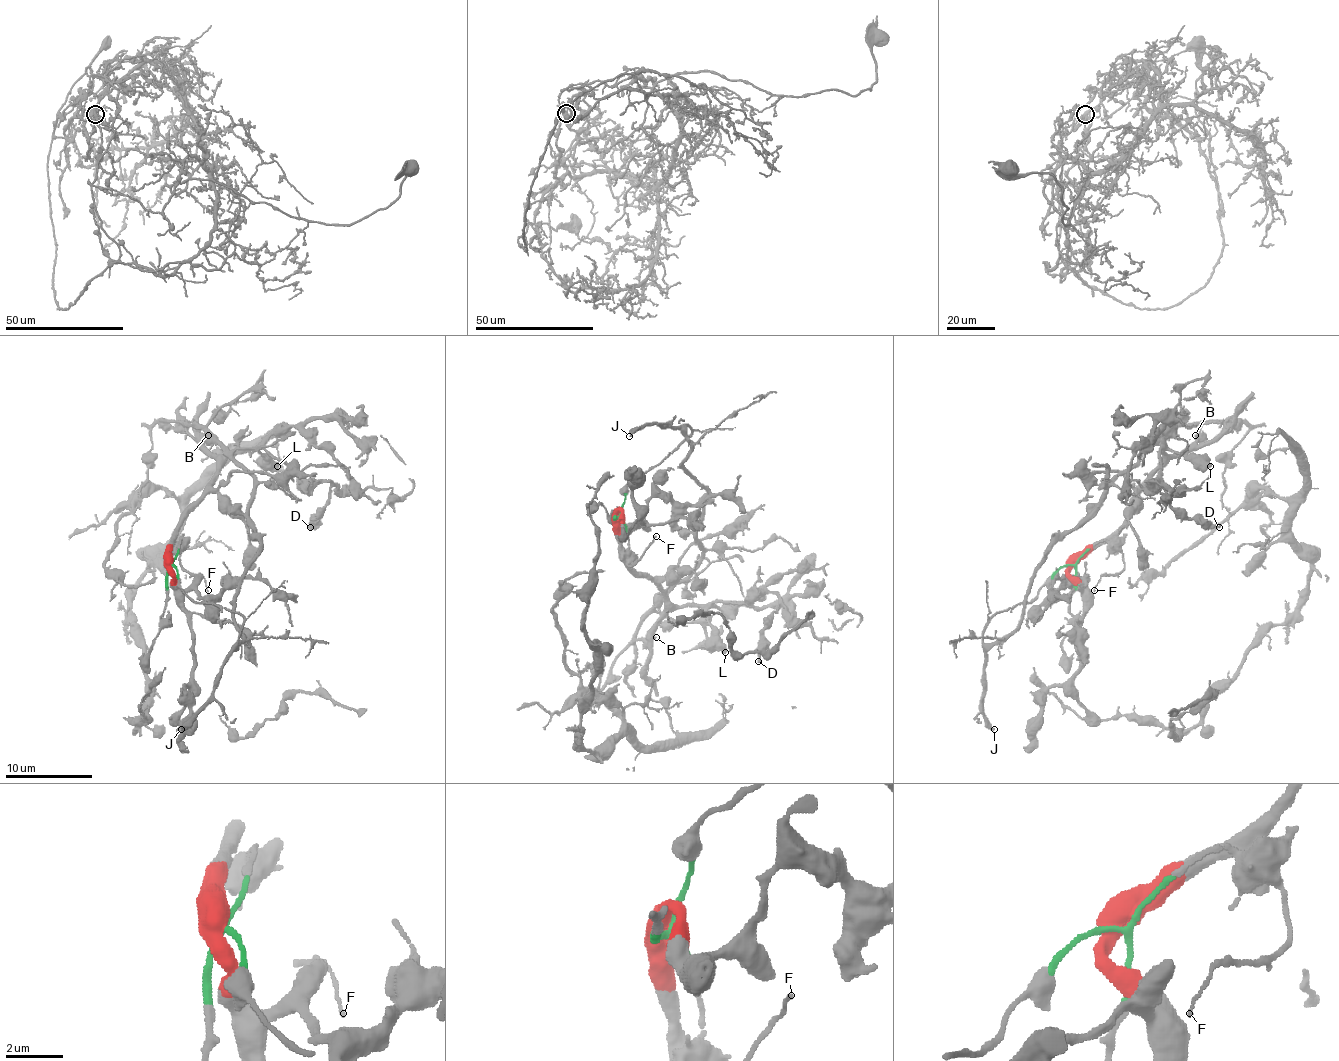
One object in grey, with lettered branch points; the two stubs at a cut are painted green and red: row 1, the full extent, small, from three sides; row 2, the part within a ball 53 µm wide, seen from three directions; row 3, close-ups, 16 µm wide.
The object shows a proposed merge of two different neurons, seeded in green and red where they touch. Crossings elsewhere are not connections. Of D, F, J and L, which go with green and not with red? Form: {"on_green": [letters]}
{"on_green": ["F", "J"]}

